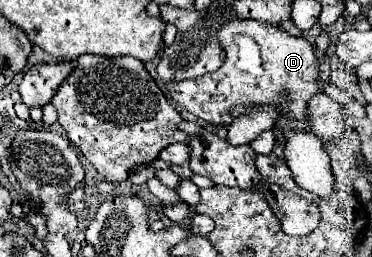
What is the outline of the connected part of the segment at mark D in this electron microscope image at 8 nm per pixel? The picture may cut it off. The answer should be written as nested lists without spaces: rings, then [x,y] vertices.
[[[230,20],[220,28],[218,40],[226,50],[224,64],[216,72],[208,72],[196,80],[166,84],[172,102],[180,104],[194,116],[220,126],[228,126],[232,122],[230,110],[236,104],[280,104],[282,114],[288,114],[292,106],[294,120],[308,120],[308,100],[314,96],[314,92],[318,92],[320,66],[314,46],[306,38],[294,38],[280,26],[258,20]]]

